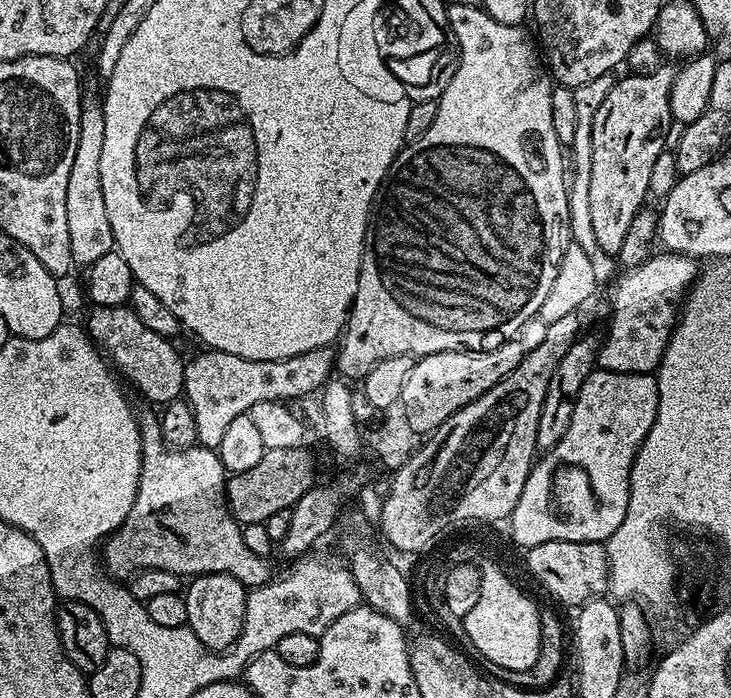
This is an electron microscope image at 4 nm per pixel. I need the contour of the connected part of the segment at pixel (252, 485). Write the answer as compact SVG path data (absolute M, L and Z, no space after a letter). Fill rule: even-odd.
M304 446L290 450L269 448L262 454L258 466L229 475L226 480L226 503L232 517L239 520L241 525L263 524L270 514L293 508L298 498L313 488L317 479L316 464L306 449Z

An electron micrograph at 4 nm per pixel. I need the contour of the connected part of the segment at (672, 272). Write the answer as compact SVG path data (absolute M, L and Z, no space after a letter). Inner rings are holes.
M657 251L640 265L631 267L612 292L612 317L608 320L608 337L598 348L598 364L605 372L655 373L660 367L666 346L678 323L686 293L698 279L697 261L677 252Z

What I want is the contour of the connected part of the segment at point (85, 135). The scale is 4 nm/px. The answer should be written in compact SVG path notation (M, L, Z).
M81 99L78 150L74 154L74 166L70 166L70 179L66 181L66 227L70 230L70 250L76 266L98 262L102 254L110 254L116 248L102 194L102 138L106 138L103 103Z

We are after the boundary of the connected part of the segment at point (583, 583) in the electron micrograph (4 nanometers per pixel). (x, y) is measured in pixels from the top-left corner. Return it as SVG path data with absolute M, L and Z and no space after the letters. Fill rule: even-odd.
M551 540L542 542L542 546L527 549L528 572L553 596L564 604L569 604L572 610L579 609L587 600L603 597L609 591L608 584L608 549L603 543L594 542L566 542L565 540Z

